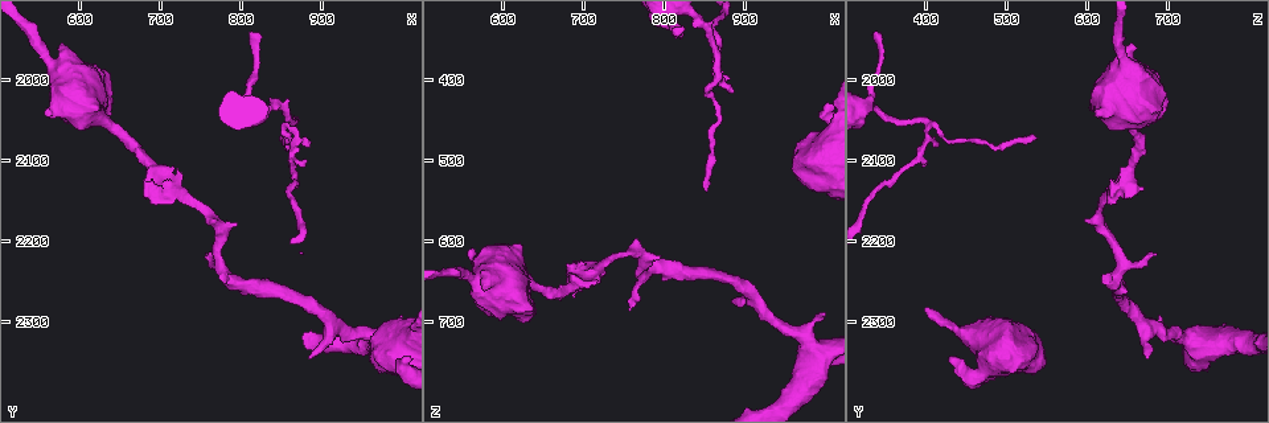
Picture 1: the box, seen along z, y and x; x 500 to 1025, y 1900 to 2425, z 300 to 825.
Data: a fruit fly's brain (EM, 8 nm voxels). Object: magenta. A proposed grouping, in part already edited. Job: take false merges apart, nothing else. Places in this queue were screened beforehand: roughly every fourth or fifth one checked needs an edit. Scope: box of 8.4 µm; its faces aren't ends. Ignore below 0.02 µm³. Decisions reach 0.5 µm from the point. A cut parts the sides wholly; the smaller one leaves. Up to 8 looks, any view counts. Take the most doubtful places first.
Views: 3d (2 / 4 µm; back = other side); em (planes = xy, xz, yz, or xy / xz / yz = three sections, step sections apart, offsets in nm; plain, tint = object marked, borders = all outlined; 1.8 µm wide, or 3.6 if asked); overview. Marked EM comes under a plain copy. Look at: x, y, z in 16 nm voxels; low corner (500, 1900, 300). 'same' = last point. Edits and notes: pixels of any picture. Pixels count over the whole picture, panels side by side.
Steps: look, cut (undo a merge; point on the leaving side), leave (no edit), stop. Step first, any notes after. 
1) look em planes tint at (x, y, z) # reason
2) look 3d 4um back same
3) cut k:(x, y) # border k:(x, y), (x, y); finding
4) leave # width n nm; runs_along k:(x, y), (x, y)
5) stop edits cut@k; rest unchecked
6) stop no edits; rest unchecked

look em planes tint at (865, 2050, 395)

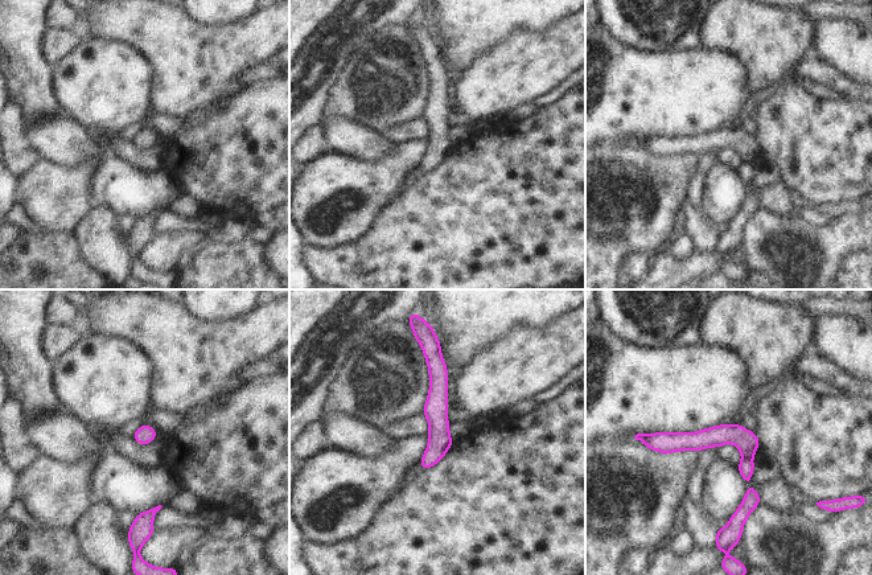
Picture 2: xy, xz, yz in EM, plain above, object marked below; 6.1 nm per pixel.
cut 2:(745, 467) # border 2:(743, 458), (751, 459); a second neuron is stuck on

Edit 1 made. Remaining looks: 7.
look overview

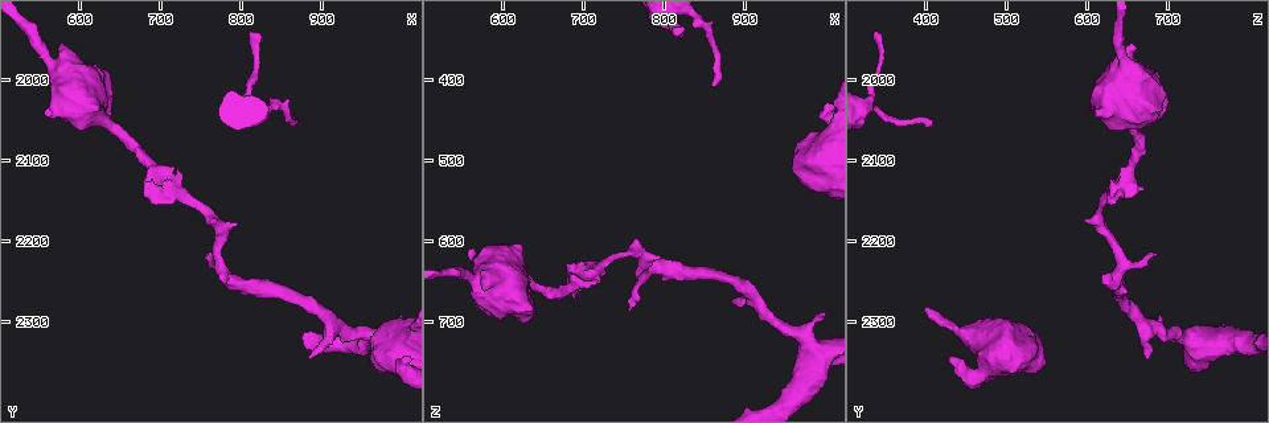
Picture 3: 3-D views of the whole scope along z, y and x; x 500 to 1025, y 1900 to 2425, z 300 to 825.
look em 3.6um planes tint at (975, 2320, 725) # calibre changes

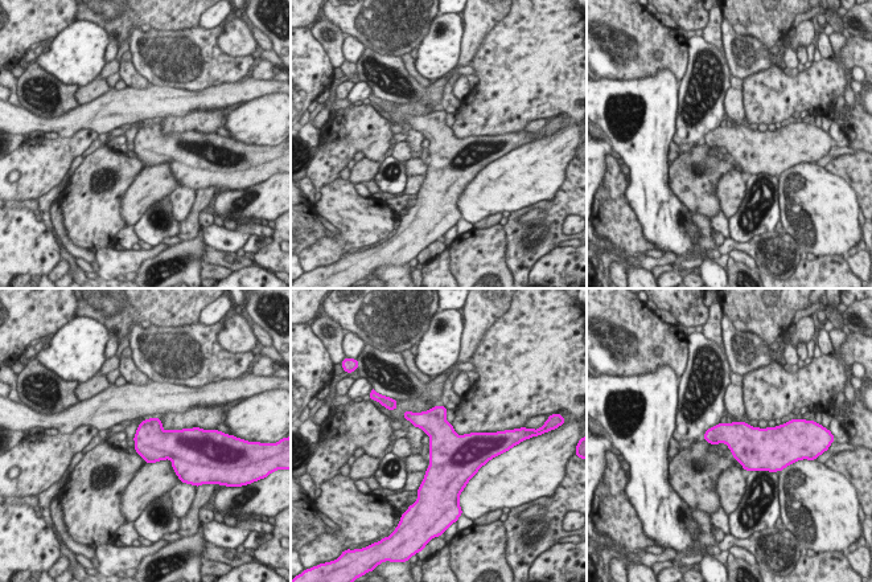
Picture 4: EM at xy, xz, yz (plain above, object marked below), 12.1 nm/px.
leave # all the same neuron

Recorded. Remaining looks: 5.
stop edits cut@2; rest unchecked

